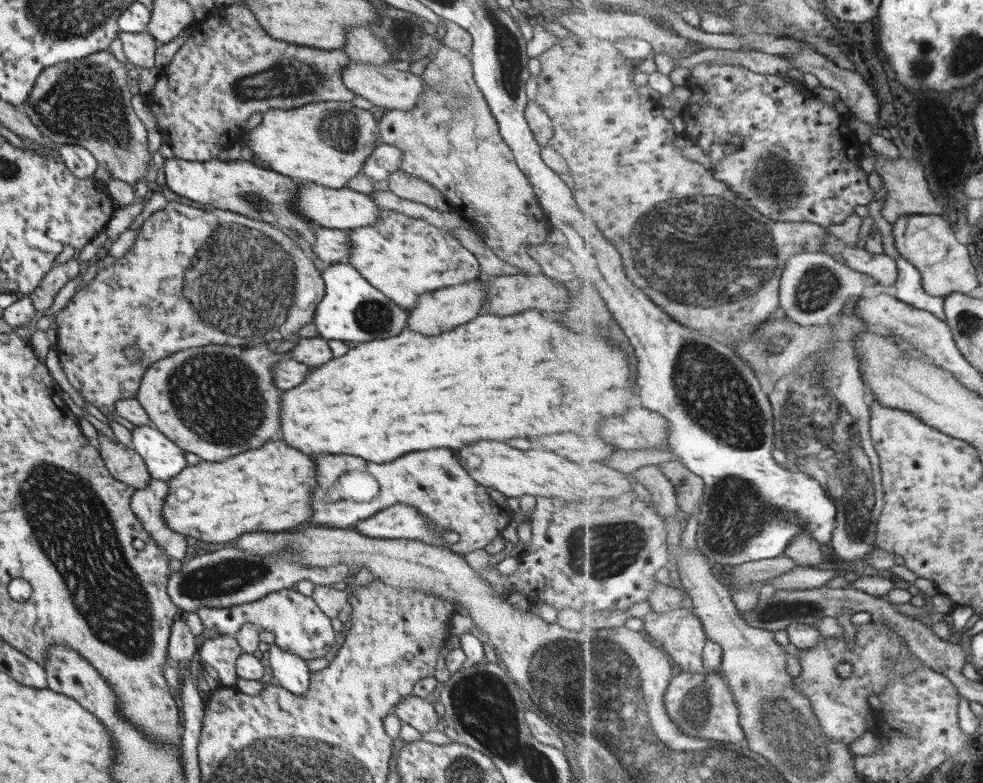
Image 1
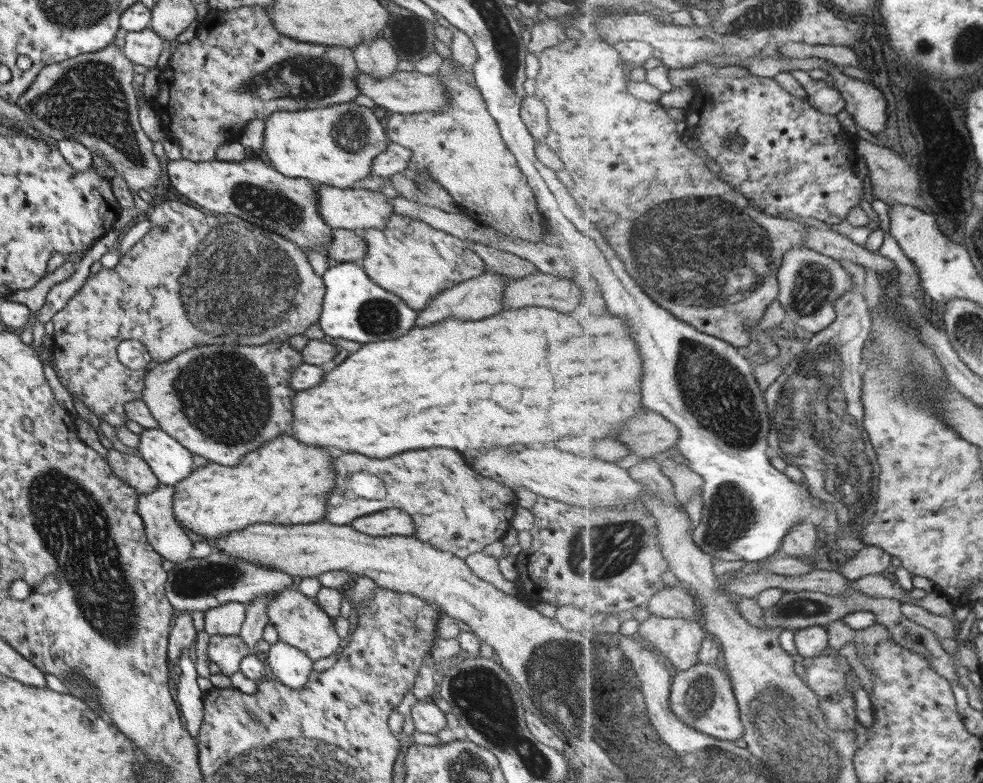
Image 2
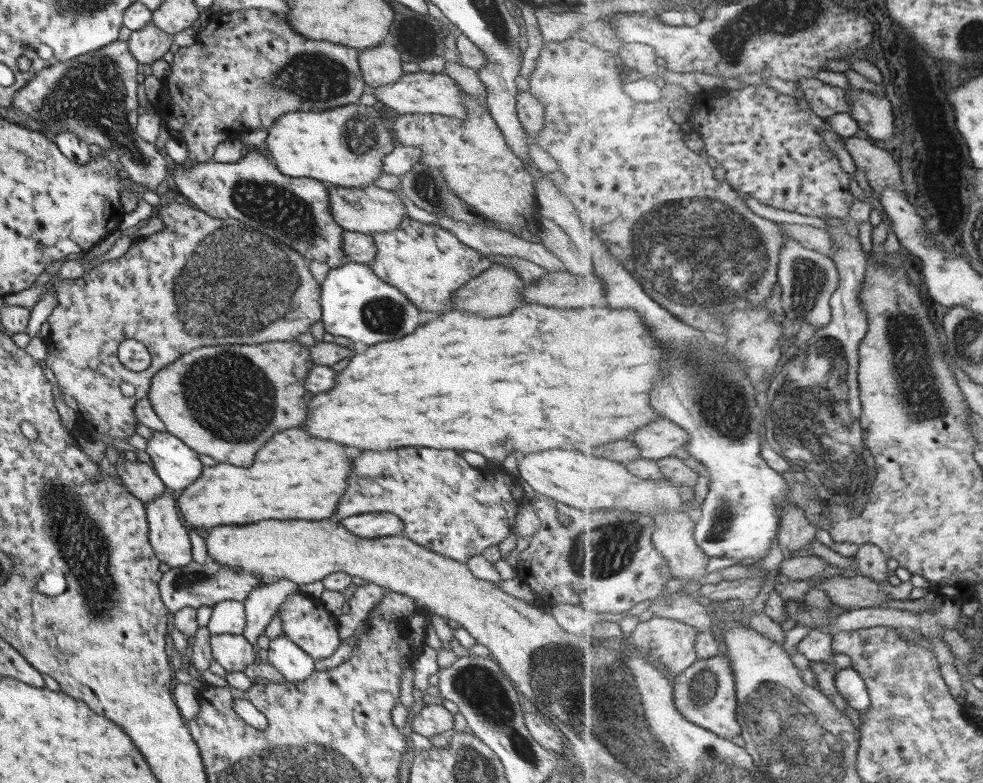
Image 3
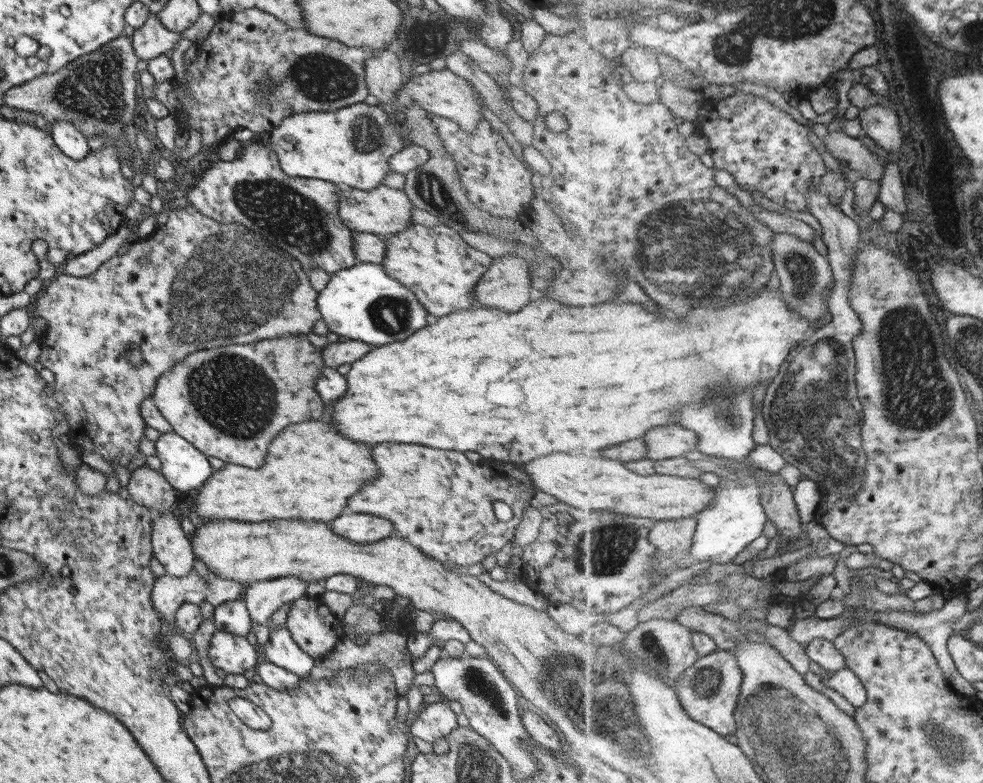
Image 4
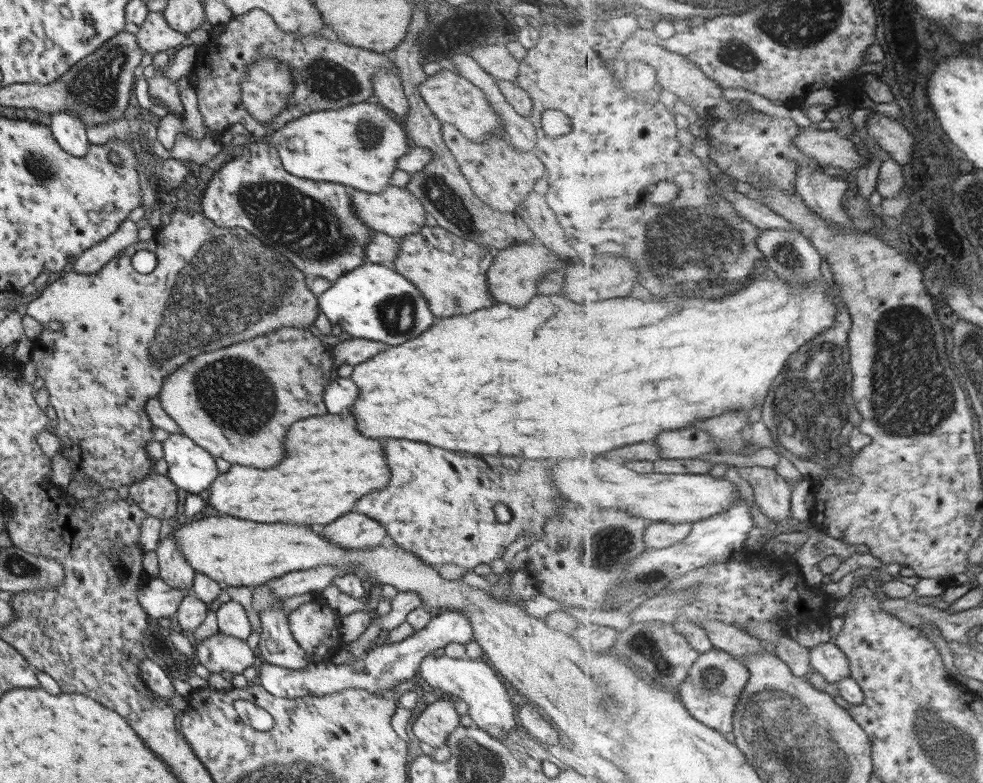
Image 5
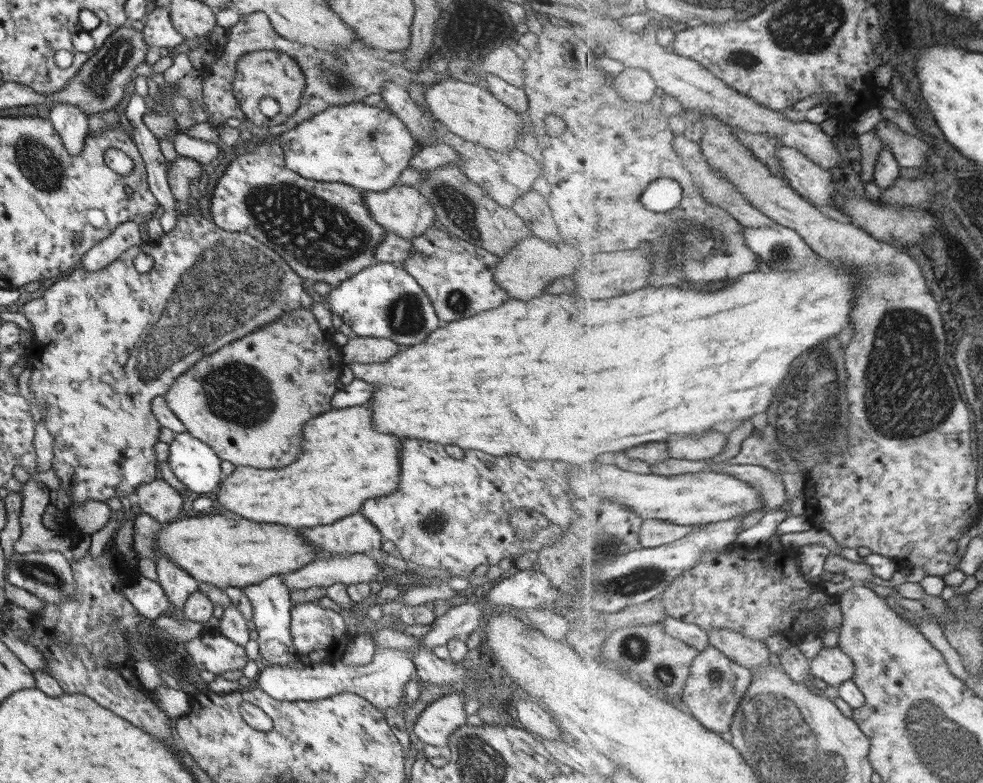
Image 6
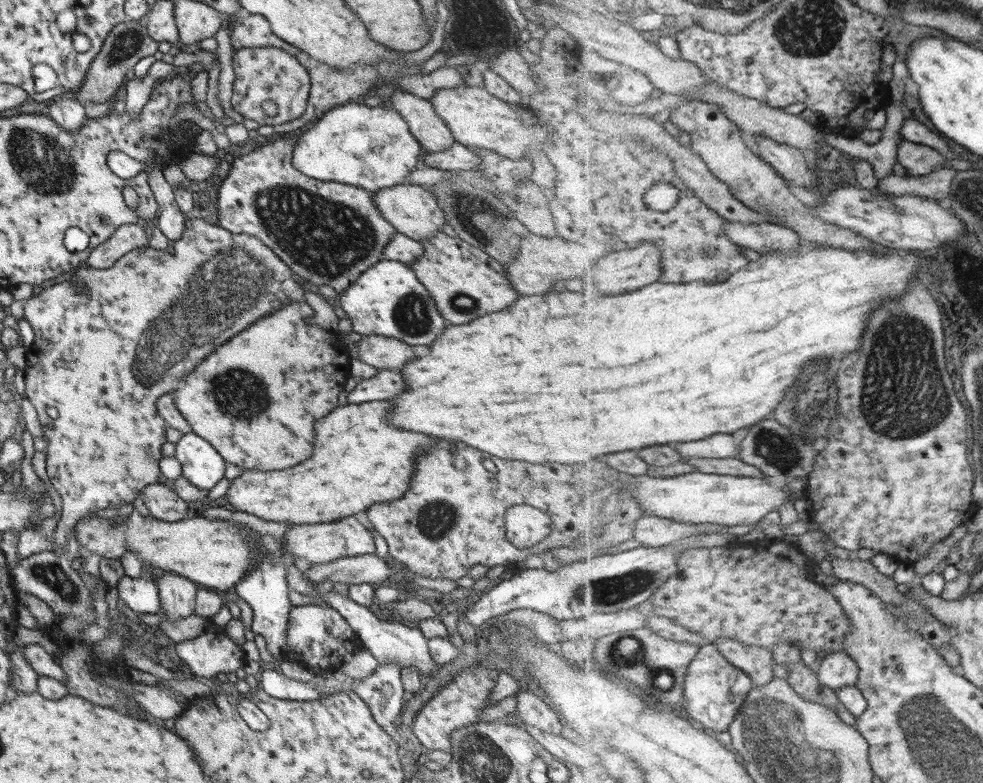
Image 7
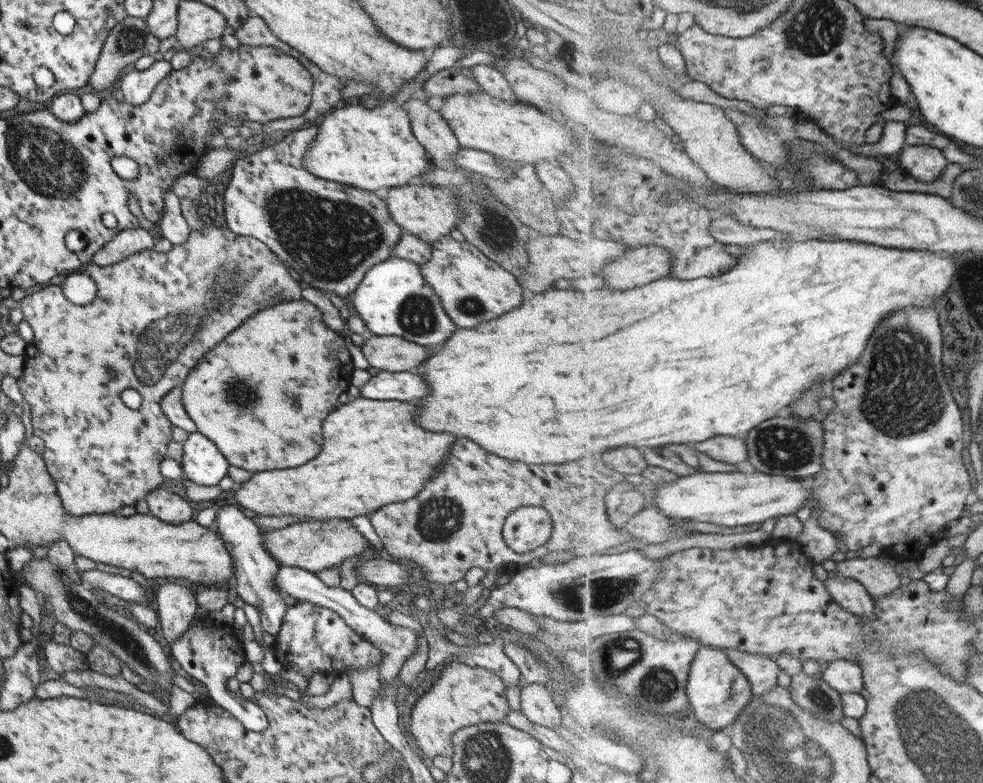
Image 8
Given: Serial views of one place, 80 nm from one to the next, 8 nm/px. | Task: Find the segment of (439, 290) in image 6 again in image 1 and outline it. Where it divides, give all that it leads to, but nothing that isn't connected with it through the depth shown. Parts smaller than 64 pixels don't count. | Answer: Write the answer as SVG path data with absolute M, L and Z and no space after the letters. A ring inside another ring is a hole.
M379 210L375 224L345 231L349 266L400 309L409 311L420 294L444 287L467 284L481 278L476 258L447 233L421 219L393 210Z

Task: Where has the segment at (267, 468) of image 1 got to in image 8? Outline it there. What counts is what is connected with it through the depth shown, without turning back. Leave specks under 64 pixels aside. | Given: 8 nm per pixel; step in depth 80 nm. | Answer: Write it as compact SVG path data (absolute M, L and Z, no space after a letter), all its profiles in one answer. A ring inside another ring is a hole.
M356 397L339 404L321 423L322 445L319 452L303 466L263 470L252 473L242 484L234 486L229 502L249 514L281 516L291 514L314 520L349 519L366 515L387 504L413 498L431 478L448 456L453 434L427 432L413 420L413 408L407 401L371 400Z

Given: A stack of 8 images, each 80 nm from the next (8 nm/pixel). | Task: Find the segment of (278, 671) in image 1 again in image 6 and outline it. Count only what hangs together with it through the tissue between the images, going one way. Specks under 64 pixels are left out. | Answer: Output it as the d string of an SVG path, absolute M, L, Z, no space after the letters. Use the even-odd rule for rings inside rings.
M277 573L259 582L244 586L243 594L248 598L252 608L252 623L257 633L259 662L263 664L284 666L298 661L294 654L294 646L290 639L289 591L285 586L283 574Z

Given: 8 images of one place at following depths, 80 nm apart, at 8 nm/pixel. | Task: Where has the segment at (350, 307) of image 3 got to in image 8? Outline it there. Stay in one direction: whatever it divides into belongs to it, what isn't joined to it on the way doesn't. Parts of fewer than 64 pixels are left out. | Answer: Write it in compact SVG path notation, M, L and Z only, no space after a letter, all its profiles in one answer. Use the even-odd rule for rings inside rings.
M390 257L371 266L371 269L365 272L363 279L359 281L357 289L349 297L351 298L351 308L353 308L350 309L352 314L359 316L357 318L360 320L360 325L367 327L370 334L373 335L393 335L419 346L436 347L455 332L455 326L451 326L453 322L447 318L447 313L441 306L439 297L423 282L418 265L407 259Z

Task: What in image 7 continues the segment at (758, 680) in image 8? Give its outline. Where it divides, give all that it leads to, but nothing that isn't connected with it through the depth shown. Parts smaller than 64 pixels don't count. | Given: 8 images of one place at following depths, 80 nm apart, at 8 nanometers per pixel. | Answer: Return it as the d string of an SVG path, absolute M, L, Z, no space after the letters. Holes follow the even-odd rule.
M730 636L720 638L715 646L735 666L746 671L754 681L755 687L767 685L776 676L773 654L762 646L747 646Z

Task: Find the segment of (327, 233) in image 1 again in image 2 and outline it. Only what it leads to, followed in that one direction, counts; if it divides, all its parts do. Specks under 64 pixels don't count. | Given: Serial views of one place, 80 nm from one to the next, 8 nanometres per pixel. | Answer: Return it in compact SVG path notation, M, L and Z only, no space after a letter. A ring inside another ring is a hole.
M332 229L331 241L323 247L322 254L331 263L359 263L365 256L367 244L359 232L347 229Z

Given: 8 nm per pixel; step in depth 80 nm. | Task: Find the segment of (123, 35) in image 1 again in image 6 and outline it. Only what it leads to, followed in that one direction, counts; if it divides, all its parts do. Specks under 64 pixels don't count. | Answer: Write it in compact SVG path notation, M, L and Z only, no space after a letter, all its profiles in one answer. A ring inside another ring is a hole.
M157 6L148 14L140 31L150 47L165 47L171 52L183 47L184 38L171 24L166 6Z

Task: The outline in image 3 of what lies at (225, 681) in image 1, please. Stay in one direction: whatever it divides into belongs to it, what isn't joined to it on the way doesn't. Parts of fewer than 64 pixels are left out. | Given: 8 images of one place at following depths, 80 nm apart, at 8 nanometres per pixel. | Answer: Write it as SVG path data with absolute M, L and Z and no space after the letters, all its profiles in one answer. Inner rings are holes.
M220 634L210 637L210 655L226 672L242 672L248 664L257 661L256 647L239 634Z

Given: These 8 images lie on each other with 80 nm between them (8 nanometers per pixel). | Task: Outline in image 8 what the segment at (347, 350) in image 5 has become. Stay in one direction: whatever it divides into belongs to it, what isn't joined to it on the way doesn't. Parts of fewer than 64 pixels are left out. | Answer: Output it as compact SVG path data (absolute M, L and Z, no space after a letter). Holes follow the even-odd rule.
M367 335L360 348L369 366L395 373L415 372L417 366L433 352L393 335Z

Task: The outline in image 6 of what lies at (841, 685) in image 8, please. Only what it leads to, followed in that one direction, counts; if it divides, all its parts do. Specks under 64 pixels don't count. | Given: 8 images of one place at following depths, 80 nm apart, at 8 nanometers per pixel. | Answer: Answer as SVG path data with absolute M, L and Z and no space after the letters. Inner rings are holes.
M839 646L822 648L811 660L812 674L824 687L839 688L854 677L853 659Z

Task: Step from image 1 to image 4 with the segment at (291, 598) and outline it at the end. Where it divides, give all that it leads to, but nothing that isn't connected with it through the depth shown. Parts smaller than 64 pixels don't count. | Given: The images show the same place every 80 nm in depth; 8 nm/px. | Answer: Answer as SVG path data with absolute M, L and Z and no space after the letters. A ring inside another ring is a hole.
M306 595L291 602L285 628L297 646L314 661L325 657L341 637L339 618ZM242 599L218 604L212 612L215 630L245 637L251 620Z

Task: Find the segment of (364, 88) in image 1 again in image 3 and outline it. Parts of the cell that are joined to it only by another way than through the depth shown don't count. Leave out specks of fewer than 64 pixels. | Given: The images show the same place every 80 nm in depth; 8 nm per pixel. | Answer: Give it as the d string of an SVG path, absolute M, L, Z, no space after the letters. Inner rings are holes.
M417 71L416 73L403 73L397 82L367 89L371 89L370 92L375 96L380 108L392 108L400 115L419 113L451 116L461 120L466 118L462 89L444 72Z

